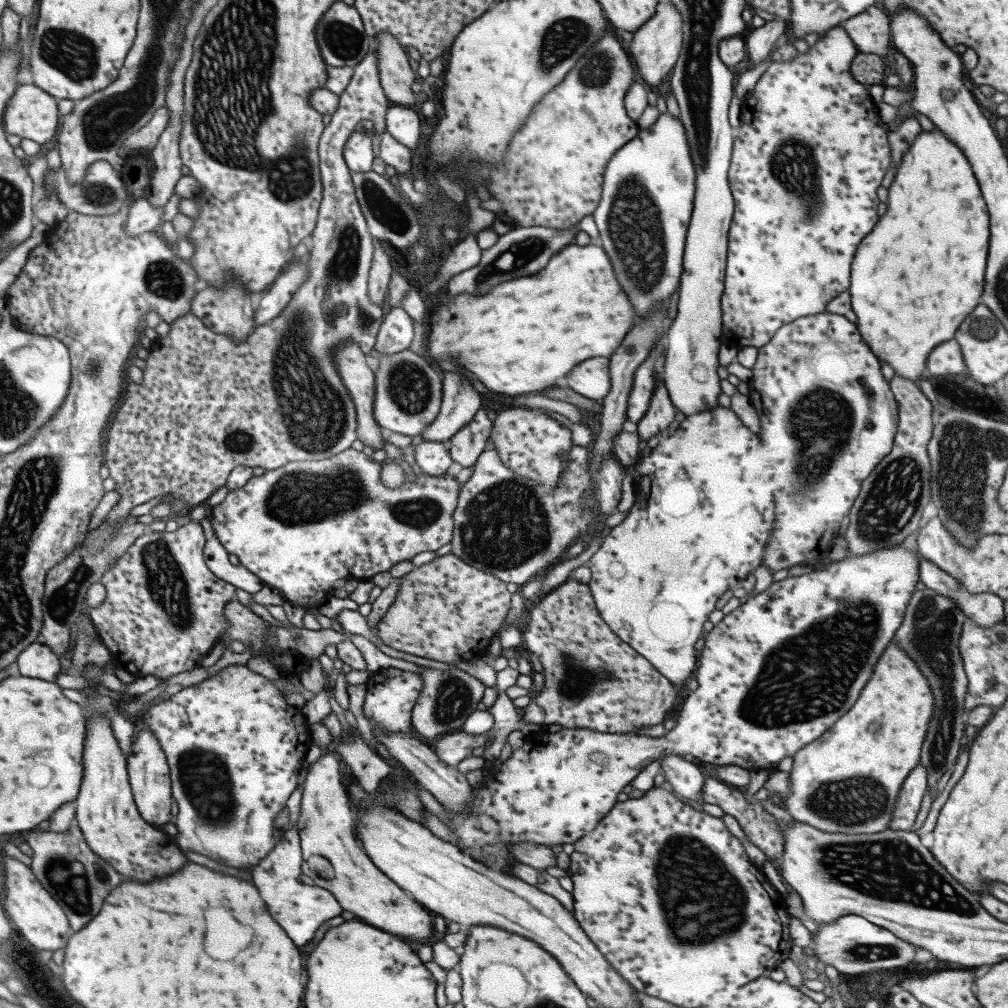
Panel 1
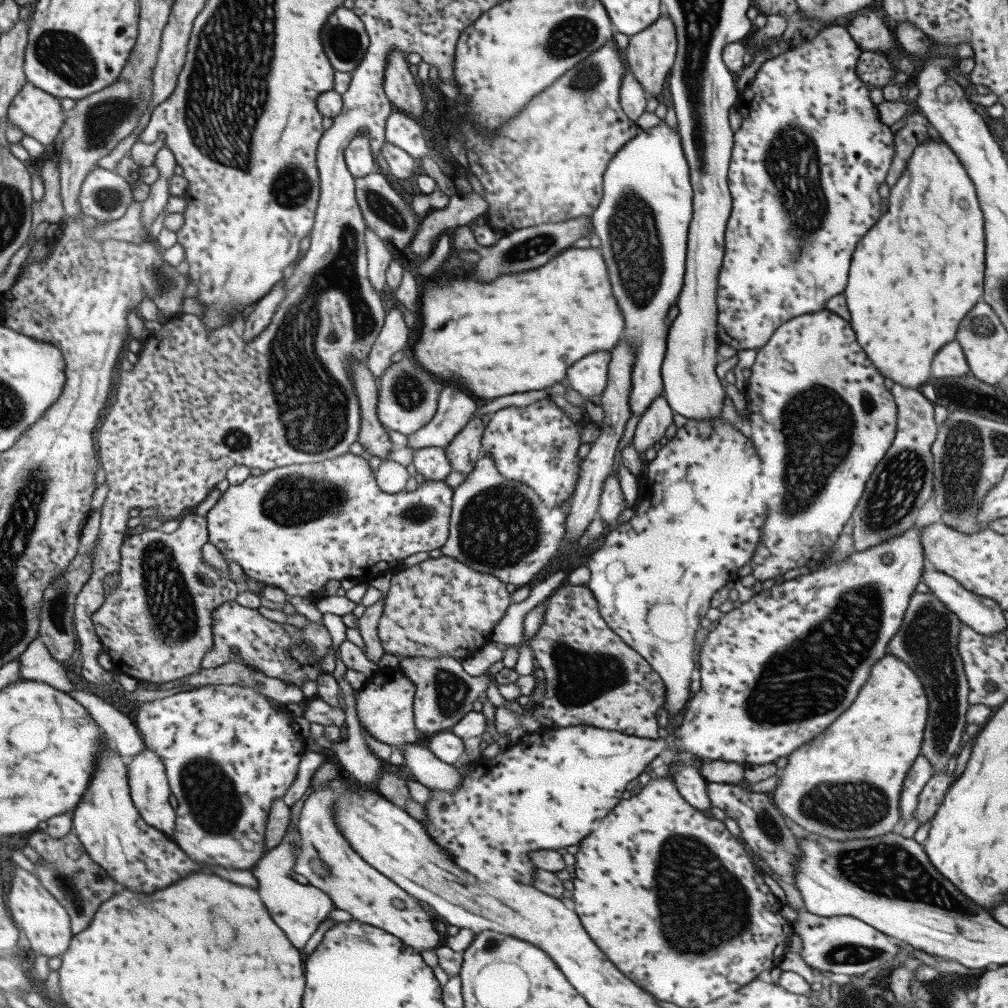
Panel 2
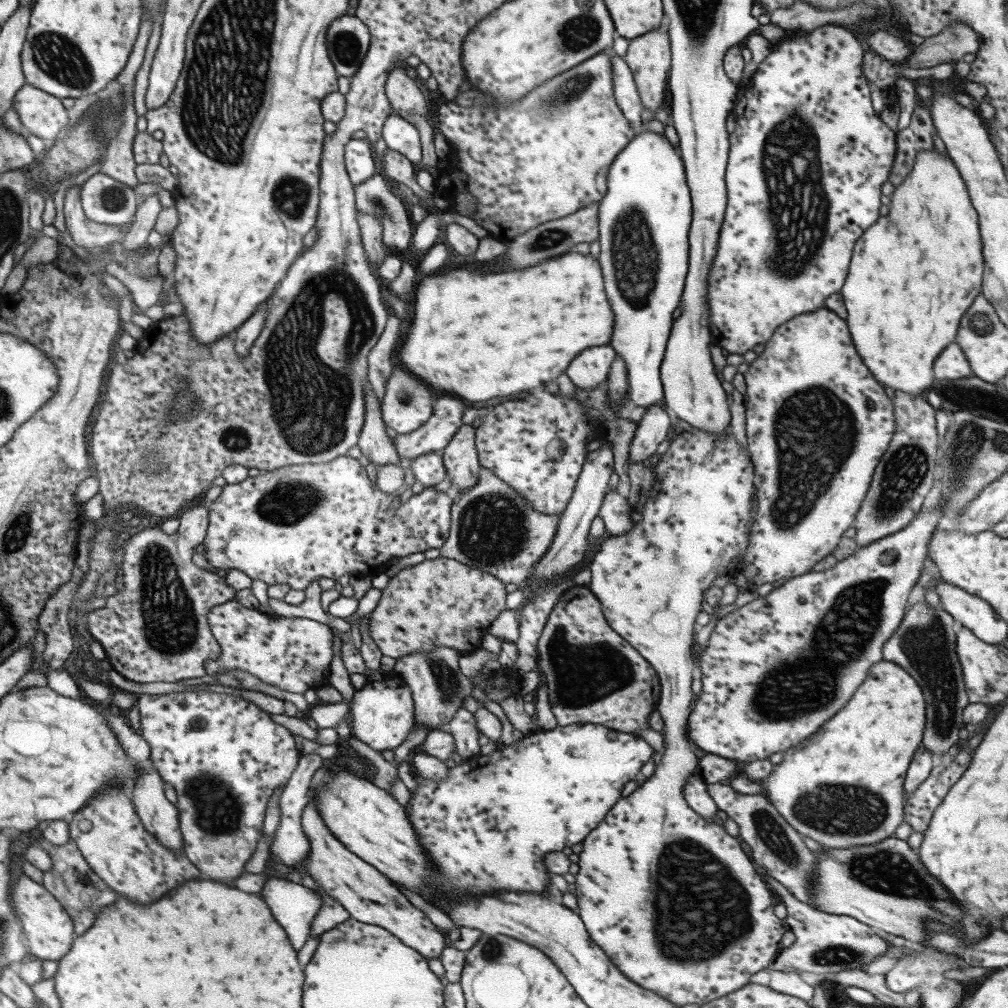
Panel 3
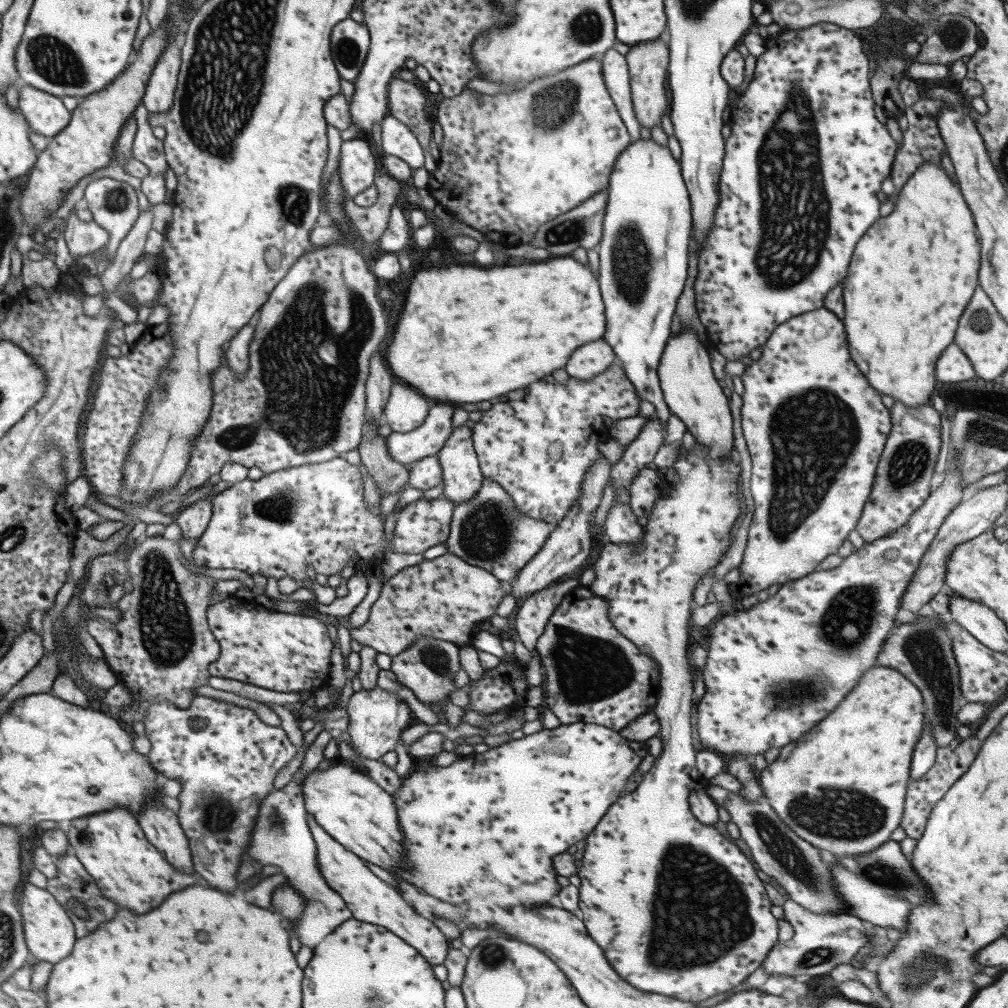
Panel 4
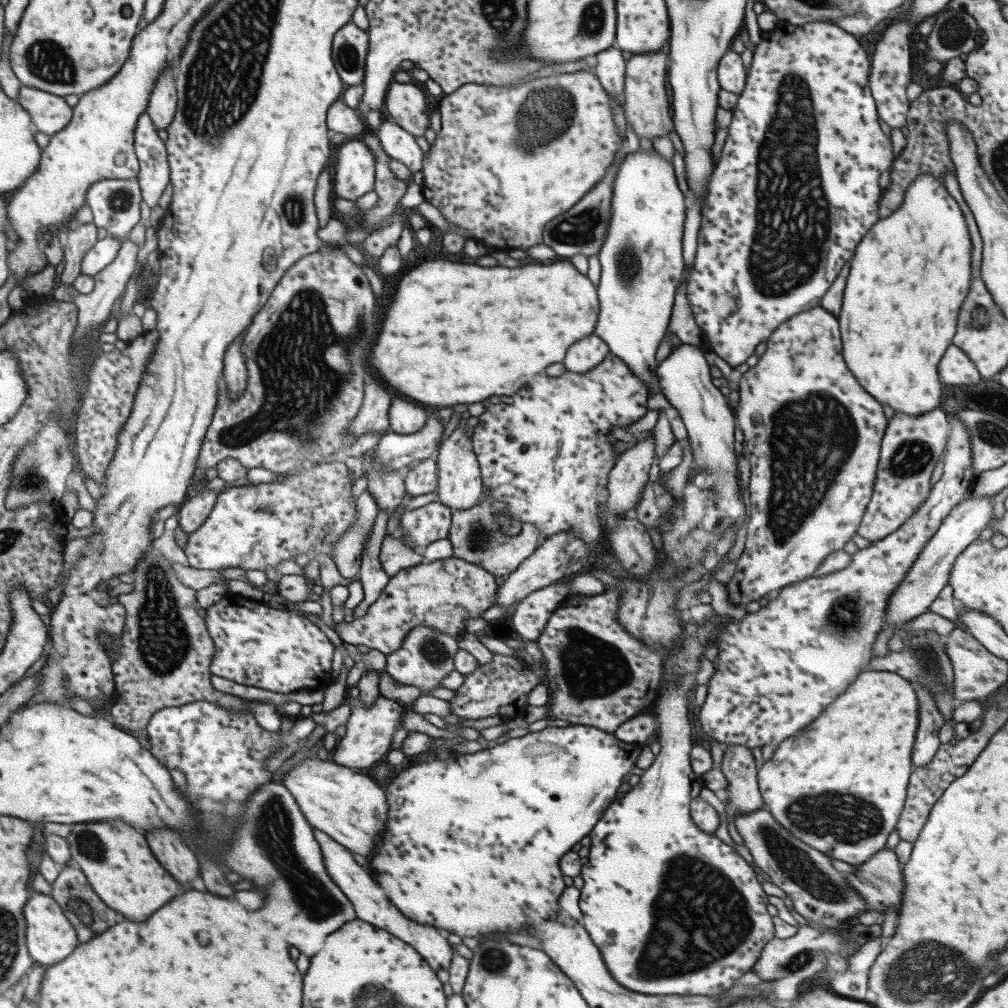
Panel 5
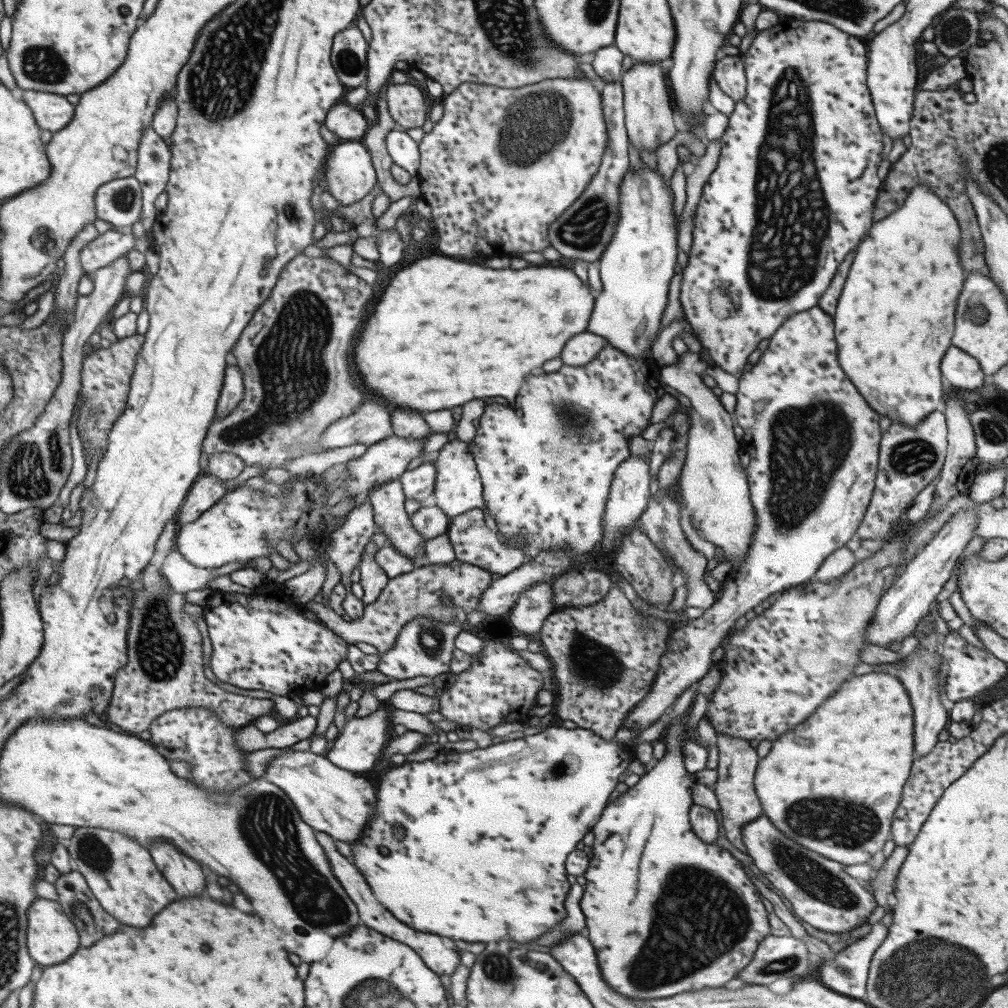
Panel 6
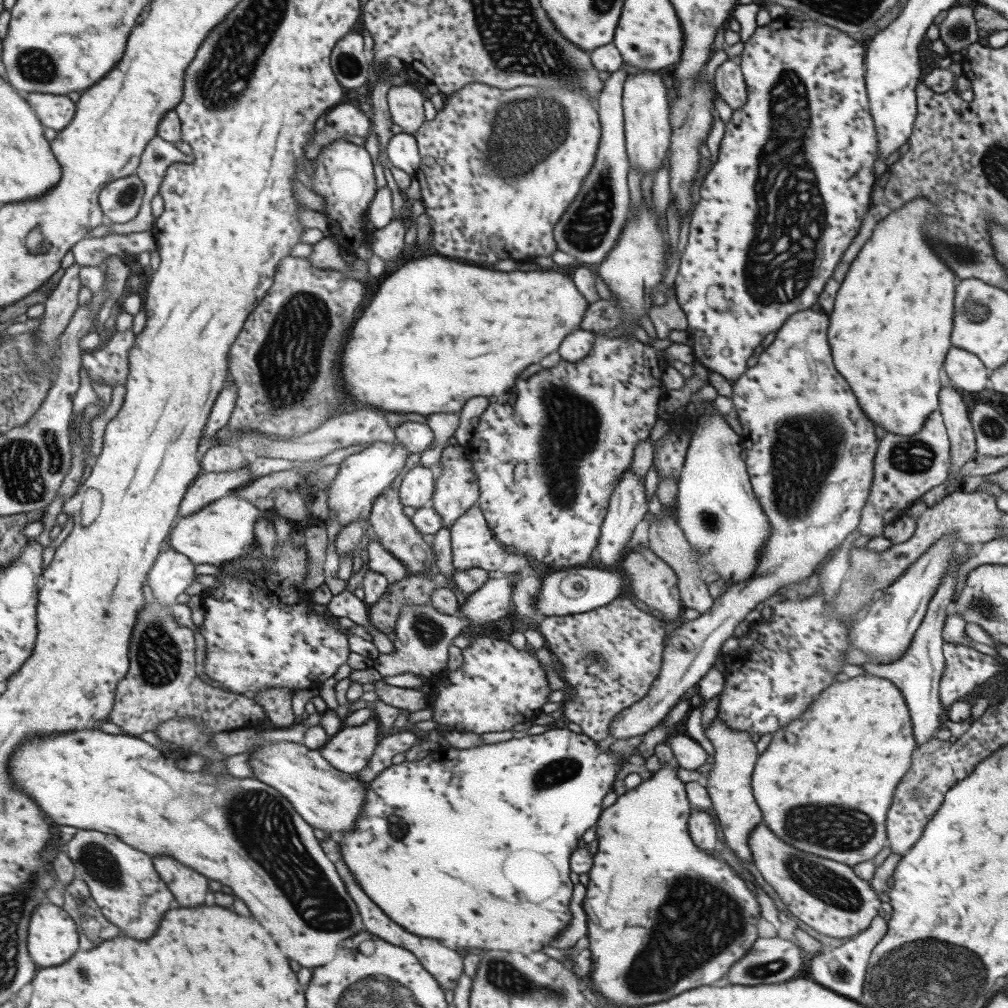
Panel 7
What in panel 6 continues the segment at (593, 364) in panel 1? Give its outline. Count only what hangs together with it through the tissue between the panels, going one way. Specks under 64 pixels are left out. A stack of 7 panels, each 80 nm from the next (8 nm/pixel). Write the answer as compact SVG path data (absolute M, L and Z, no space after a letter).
M585 331L565 342L559 358L567 366L583 366L587 361L595 358L606 343L605 338Z

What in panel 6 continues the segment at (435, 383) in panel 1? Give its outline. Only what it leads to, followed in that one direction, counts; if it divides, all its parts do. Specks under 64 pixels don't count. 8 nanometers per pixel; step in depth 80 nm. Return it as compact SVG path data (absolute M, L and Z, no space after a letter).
M403 407L390 409L390 426L392 434L398 437L425 439L431 432L422 414Z

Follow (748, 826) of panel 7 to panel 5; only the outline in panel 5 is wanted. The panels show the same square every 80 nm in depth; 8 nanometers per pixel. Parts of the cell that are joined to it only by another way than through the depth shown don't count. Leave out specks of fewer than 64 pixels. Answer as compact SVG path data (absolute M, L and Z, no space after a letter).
M726 745L720 771L728 785L721 793L727 814L727 832L741 849L742 838L734 825L737 813L750 813L764 806L756 781L755 760L746 746Z

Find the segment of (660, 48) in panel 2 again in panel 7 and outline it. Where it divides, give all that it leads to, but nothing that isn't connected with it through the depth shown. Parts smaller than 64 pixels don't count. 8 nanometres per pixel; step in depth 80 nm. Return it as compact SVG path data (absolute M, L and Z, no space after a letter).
M638 70L636 74L627 75L619 100L623 116L623 140L629 166L641 169L643 176L649 172L656 173L665 158L671 137L667 92L661 78L647 70Z

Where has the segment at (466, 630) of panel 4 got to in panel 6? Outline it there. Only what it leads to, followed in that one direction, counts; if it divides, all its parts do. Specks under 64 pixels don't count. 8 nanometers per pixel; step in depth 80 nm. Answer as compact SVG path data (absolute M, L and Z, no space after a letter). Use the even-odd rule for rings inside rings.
M451 560L451 562L445 564L445 566L427 564L425 566L414 567L413 570L407 572L407 574L399 574L399 577L389 579L383 590L381 590L379 597L371 602L371 604L363 607L363 616L357 618L357 620L345 622L345 620L342 620L339 616L335 615L333 609L329 605L323 605L322 603L317 603L312 600L307 601L305 606L313 612L323 626L329 629L335 636L342 638L349 645L354 645L356 642L365 642L365 644L371 644L371 646L376 648L379 654L381 654L387 652L387 650L394 645L394 642L398 637L398 632L401 631L403 626L405 626L405 623L410 622L411 619L423 617L425 619L431 619L431 621L453 623L453 621L456 620L453 611L454 608L461 608L465 613L473 612L473 610L476 610L478 607L481 593L489 587L489 583L491 583L491 574L487 573L485 570L482 570L477 566L465 564L465 562L459 562L459 560ZM442 598L448 598L453 609L446 609L442 605Z

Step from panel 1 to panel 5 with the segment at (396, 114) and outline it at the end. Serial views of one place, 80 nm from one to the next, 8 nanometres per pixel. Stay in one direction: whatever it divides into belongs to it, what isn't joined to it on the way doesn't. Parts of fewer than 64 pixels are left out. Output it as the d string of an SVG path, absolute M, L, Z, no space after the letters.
M382 119L376 133L381 149L390 159L401 162L411 174L421 170L423 154L411 134L390 119Z

